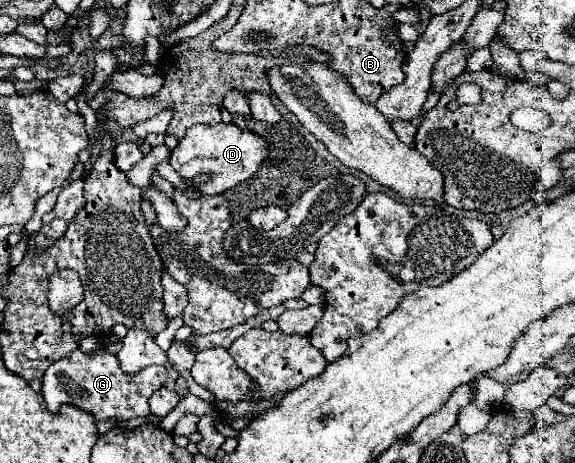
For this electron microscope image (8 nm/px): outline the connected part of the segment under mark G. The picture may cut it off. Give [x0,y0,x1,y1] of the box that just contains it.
[43,349,167,425]

